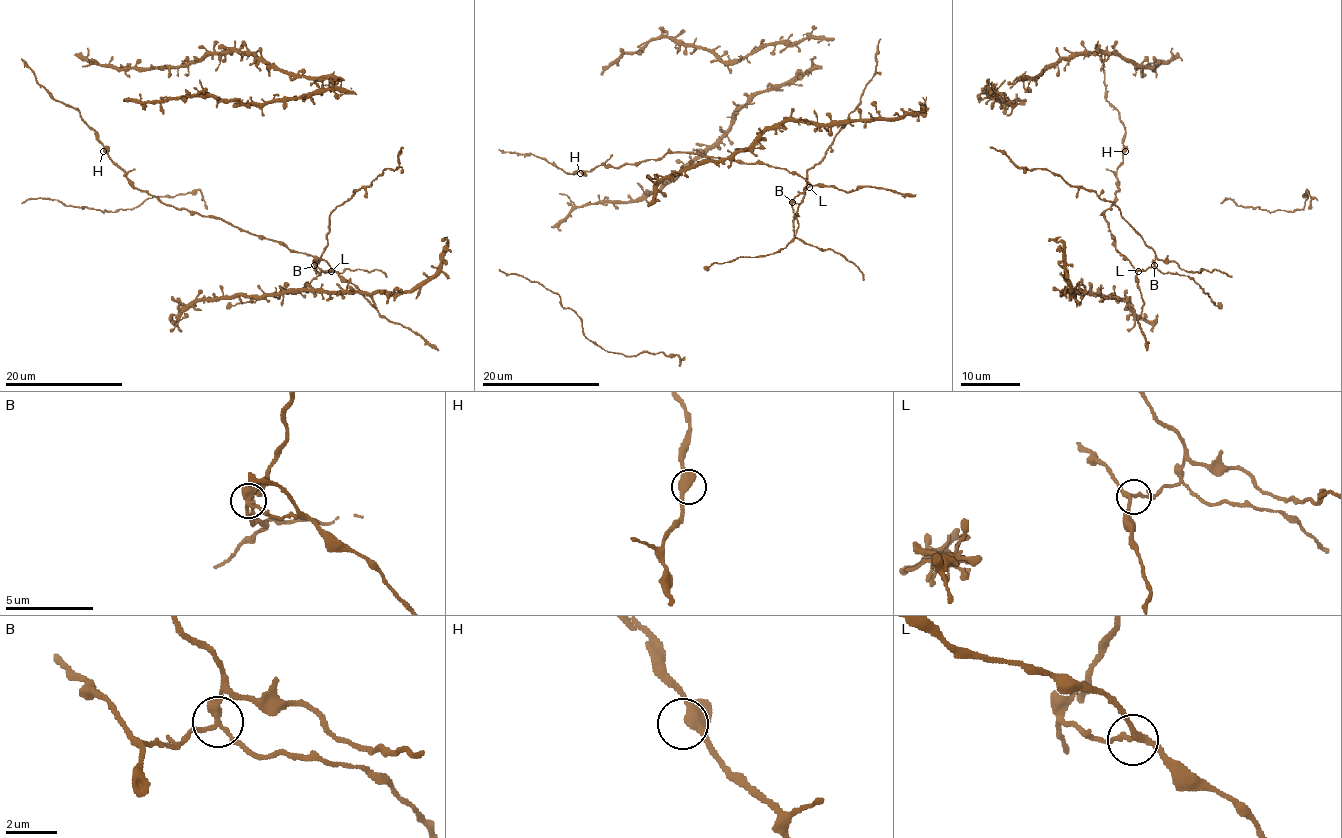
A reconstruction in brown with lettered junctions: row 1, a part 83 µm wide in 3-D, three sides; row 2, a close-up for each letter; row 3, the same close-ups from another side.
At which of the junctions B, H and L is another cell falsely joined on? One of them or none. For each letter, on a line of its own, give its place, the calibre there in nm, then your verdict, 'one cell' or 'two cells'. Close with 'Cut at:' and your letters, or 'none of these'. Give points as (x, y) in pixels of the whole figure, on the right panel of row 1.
B: place (1154, 265); calibre 280 nm; two cells
H: place (1125, 151); calibre 380 nm; one cell
L: place (1138, 271); calibre 200 nm; one cell
Cut at: B

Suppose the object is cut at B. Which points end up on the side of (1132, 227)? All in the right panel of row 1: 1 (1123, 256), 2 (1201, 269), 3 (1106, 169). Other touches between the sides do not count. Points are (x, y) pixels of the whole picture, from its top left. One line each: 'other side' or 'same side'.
1: other side
2: same side
3: other side

